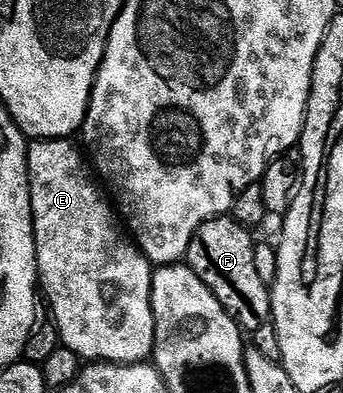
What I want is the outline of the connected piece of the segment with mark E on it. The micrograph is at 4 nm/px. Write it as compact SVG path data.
M36 139L28 146L28 190L32 200L38 285L43 296L45 293L52 304L52 317L56 320L56 329L60 332L61 339L64 340L61 341L63 348L74 351L77 357L88 363L138 365L151 358L154 347L154 266L122 228L117 210L110 204L101 186L88 178L88 173L84 170L85 158L81 150L76 150L72 143L68 139Z

